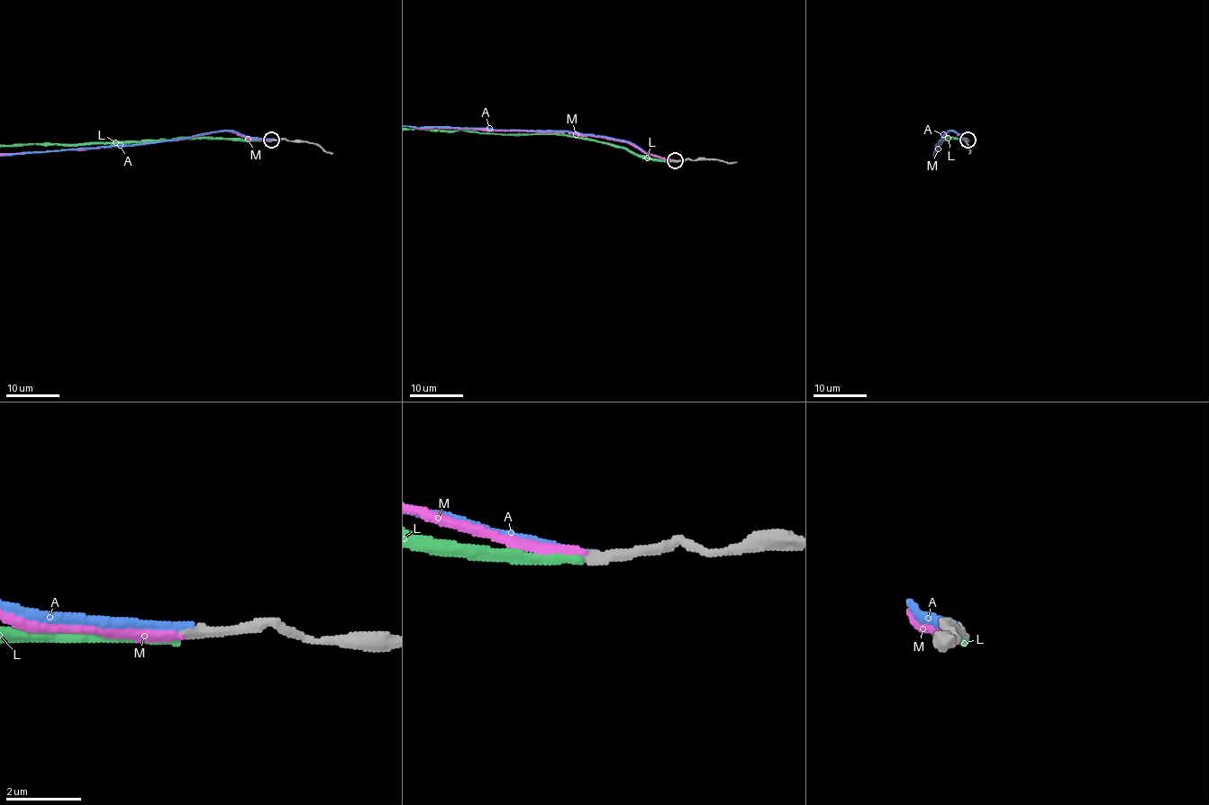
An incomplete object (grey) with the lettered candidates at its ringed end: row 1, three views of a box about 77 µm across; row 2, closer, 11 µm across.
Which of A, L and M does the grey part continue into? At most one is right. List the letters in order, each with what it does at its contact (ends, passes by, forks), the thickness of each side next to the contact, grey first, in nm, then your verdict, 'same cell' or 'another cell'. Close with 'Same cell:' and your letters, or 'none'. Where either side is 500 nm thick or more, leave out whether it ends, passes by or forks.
A: it ends; calibres 280 and 240 nm; same cell
L: it ends; calibres 240 and 240 nm; another cell
M: it ends; calibres 260 and 240 nm; another cell
Same cell: A

